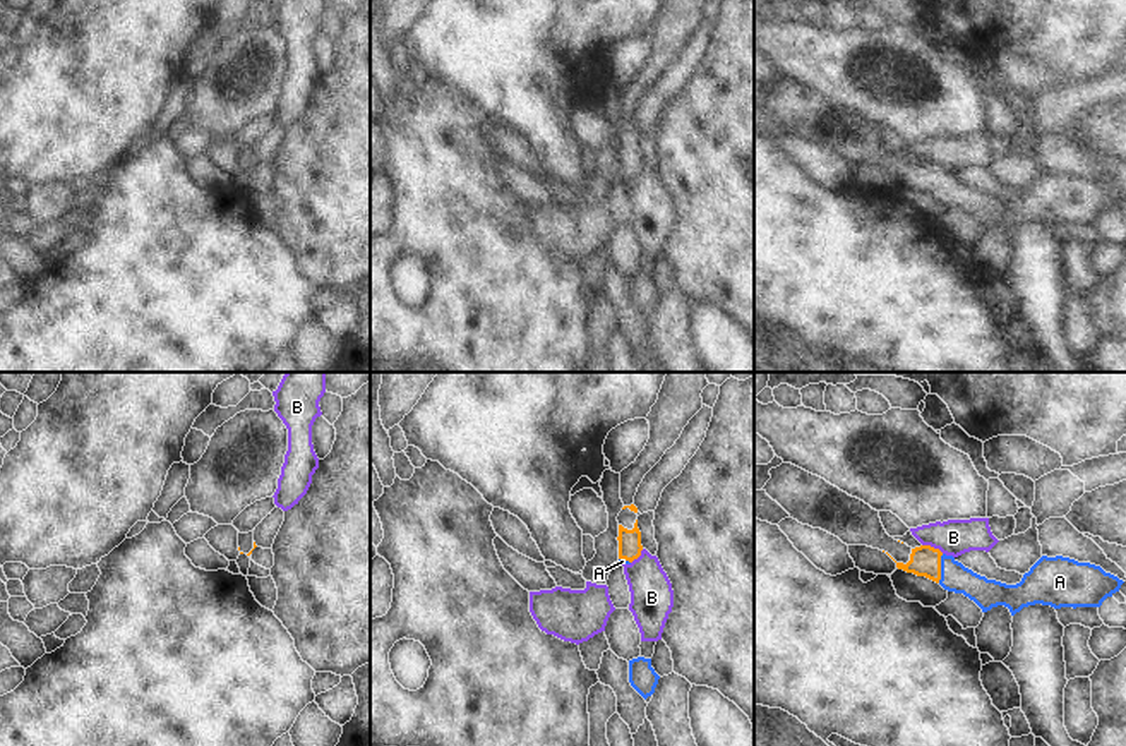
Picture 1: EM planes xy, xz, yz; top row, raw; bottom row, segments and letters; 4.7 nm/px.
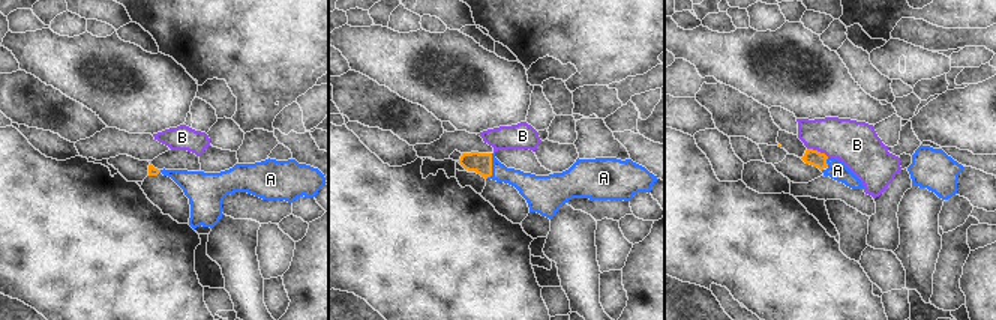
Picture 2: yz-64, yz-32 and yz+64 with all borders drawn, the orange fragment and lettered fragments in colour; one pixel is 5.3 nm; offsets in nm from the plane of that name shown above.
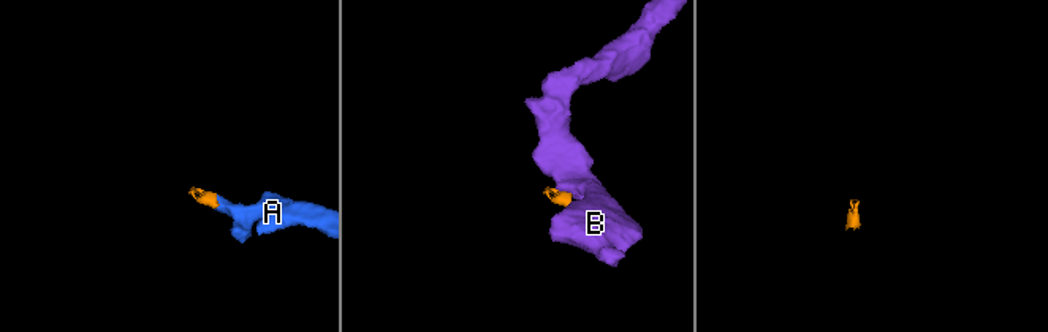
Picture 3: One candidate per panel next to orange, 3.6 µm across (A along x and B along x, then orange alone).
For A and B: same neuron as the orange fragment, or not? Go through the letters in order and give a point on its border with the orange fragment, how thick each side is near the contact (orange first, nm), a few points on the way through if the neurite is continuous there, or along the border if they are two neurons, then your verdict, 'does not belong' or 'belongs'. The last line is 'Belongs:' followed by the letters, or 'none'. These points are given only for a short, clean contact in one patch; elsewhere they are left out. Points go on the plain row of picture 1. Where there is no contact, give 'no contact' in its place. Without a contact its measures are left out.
A: meets orange in yz at (940, 184); 140 nm thick on the orange side, 140 nm on the other; runs through yz (924, 177), (940, 184), (955, 192); belongs
B: meets orange in yz at (933, 163); 140 nm thick on the orange side, 170 nm on the other; border along yz (922, 160), (938, 163), (943, 168); does not belong
Belongs: A

